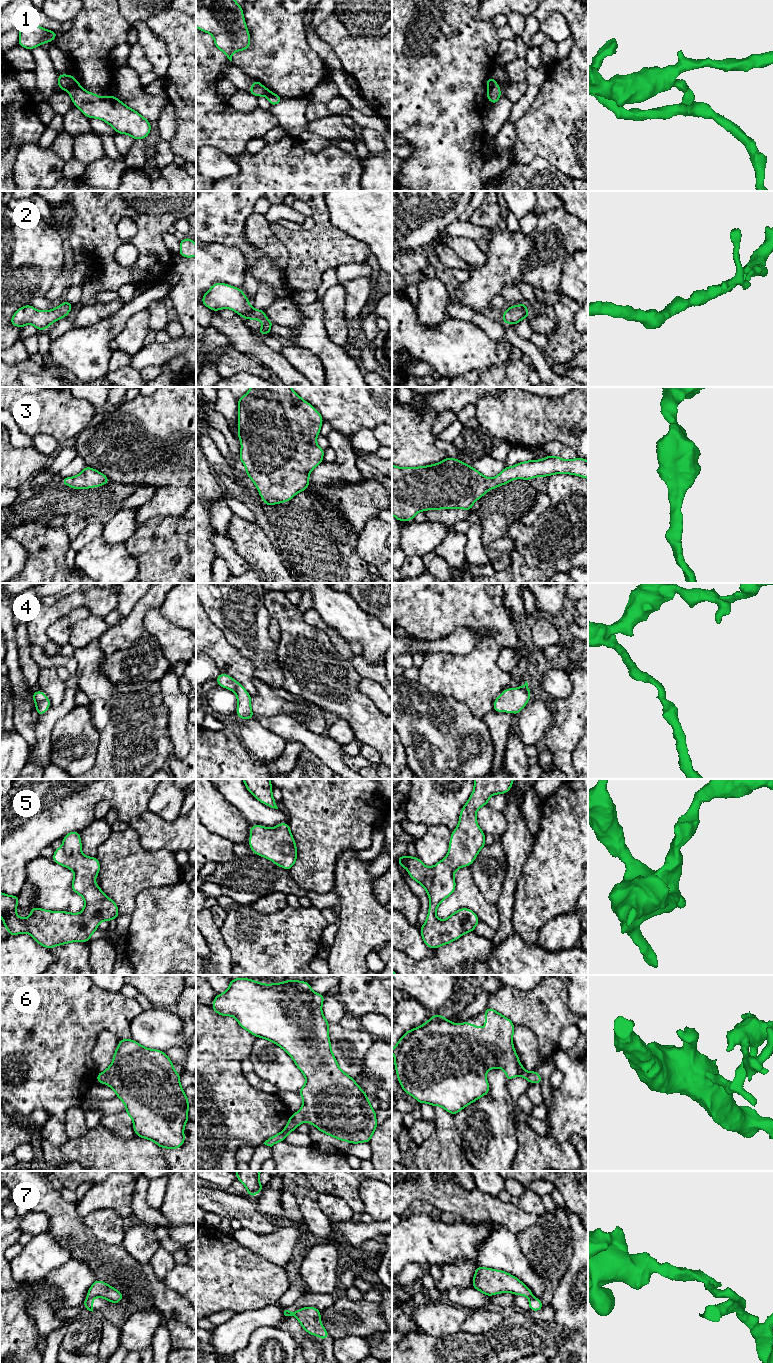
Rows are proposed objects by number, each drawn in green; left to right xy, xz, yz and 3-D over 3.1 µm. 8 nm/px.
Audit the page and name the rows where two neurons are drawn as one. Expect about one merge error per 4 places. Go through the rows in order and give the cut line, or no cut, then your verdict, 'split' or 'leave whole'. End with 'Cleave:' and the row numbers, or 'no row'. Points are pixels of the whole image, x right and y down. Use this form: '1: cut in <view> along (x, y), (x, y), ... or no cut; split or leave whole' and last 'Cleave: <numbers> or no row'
1: cut in xy along (76, 81), (68, 90); split
2: no cut; leave whole
3: no cut; leave whole
4: no cut; leave whole
5: no cut; leave whole
6: no cut; leave whole
7: cut in xy along (87, 1297), (92, 1298); split
Cleave: 1, 7

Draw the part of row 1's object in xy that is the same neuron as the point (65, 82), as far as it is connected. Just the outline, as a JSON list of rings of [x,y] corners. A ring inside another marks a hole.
[[[58,74],[58,86],[61,90],[71,89],[74,86],[75,82],[76,79],[73,77],[72,74],[70,75]]]

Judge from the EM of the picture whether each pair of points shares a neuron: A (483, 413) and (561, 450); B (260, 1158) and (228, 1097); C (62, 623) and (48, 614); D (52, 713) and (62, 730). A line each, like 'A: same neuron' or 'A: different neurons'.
A: different neurons
B: different neurons
C: different neurons
D: different neurons

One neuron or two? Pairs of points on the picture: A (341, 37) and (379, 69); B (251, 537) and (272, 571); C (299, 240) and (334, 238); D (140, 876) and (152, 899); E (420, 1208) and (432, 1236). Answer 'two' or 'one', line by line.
A: one
B: one
C: one
D: two
E: two

